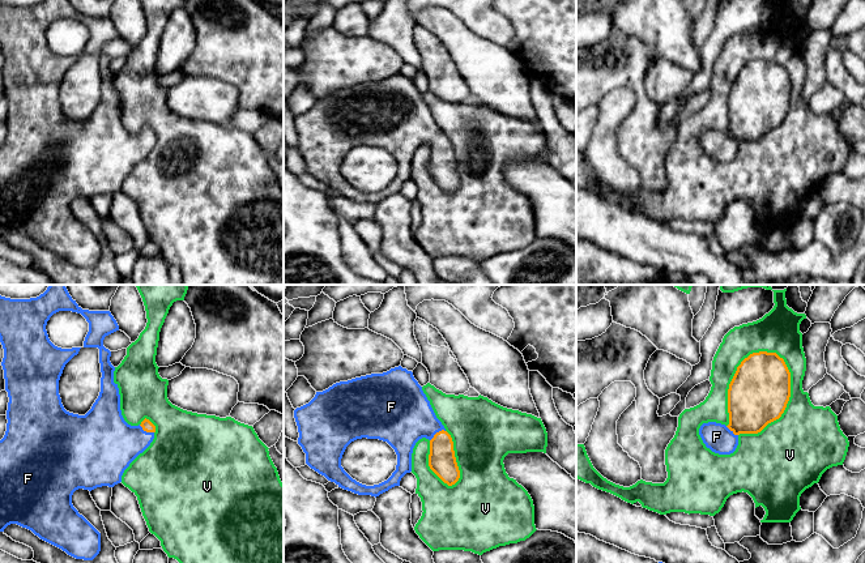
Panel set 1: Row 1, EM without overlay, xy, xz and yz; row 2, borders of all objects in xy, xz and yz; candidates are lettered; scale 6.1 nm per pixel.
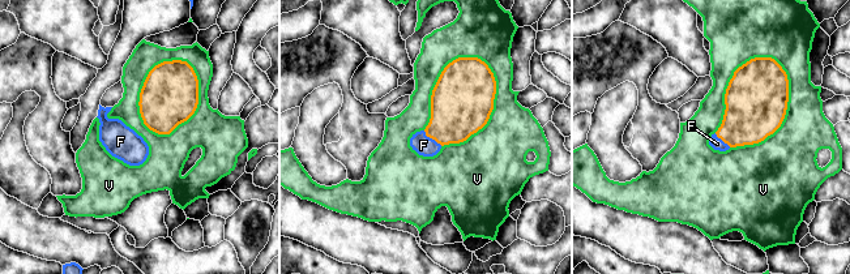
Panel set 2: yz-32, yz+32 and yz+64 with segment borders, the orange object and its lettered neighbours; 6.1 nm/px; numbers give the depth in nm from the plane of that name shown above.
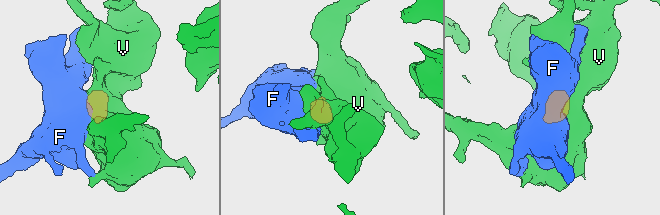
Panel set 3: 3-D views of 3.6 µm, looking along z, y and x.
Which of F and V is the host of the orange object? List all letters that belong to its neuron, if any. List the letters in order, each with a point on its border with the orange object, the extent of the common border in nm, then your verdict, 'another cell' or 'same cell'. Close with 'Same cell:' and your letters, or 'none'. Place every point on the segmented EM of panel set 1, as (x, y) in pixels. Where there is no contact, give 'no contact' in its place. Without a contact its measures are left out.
F: xz (437, 433) | 120 nm | same cell
V: yz (785, 405) | 550 nm | another cell
Same cell: F

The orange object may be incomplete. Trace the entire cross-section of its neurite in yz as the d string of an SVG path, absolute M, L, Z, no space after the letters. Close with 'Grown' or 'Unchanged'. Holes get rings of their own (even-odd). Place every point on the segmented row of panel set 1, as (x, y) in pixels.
M759 351L745 358L728 389L729 425L703 423L699 435L712 452L730 455L740 434L758 434L779 419L791 397L791 372L776 353Z. Grown

